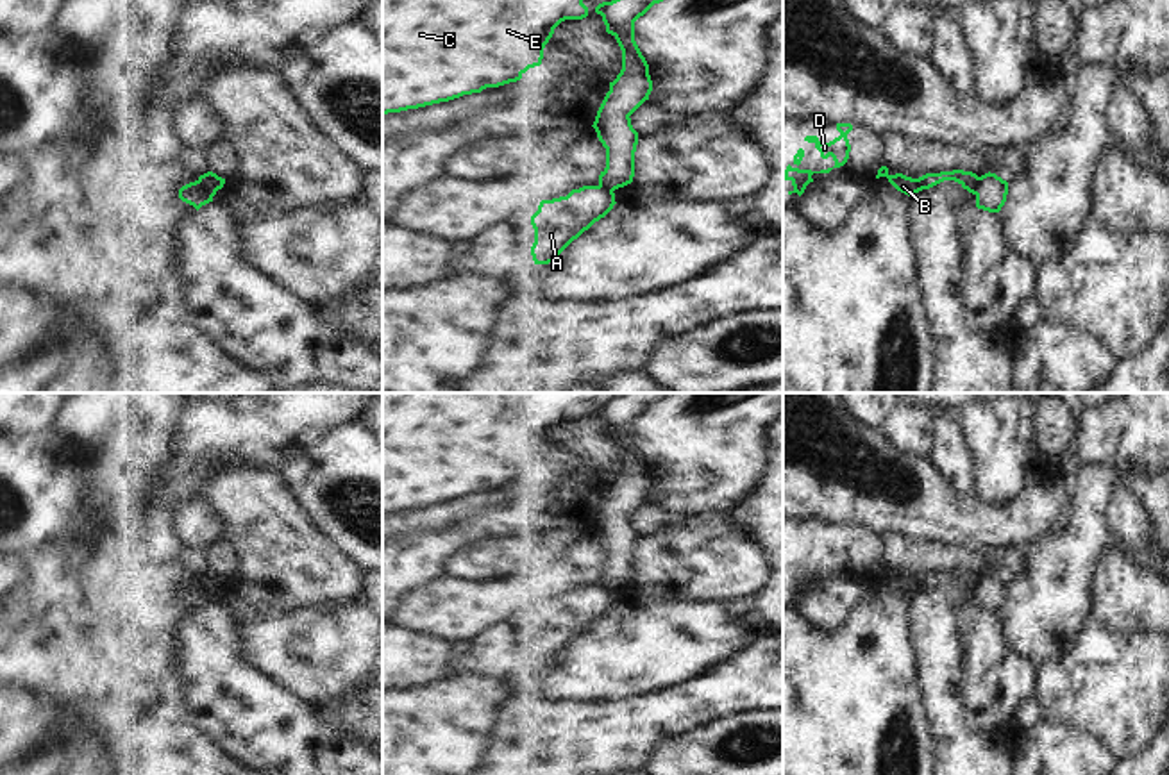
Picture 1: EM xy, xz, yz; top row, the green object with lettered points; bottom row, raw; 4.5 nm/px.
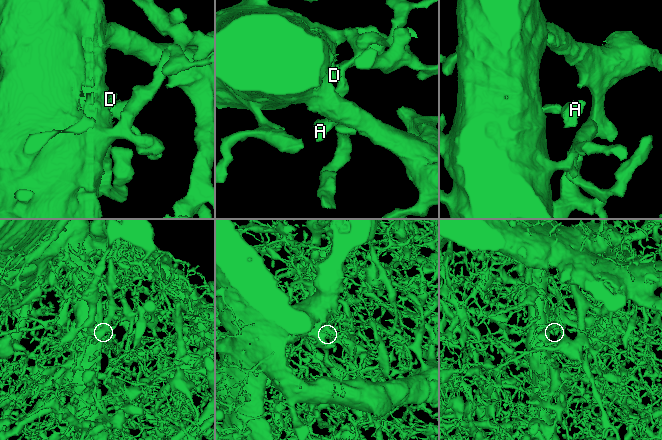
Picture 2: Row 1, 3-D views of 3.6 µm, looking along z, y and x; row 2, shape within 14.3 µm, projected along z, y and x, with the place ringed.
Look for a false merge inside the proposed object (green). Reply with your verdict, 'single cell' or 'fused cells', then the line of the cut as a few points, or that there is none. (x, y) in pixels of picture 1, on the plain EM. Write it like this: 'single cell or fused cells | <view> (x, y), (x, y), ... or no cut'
fused cells | xy (199, 579), (213, 595)

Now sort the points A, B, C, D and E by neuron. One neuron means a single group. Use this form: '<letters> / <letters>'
A / B C D E

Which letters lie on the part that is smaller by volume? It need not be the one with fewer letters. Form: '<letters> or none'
A.

